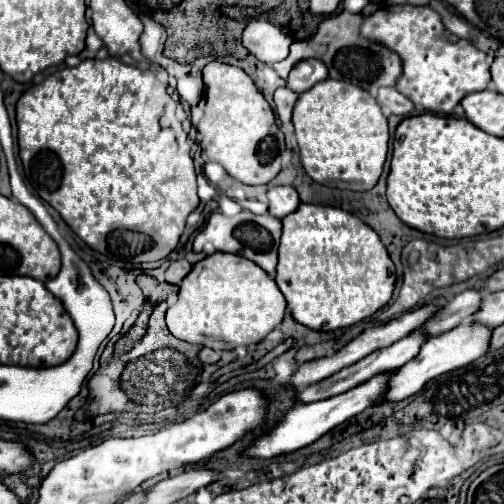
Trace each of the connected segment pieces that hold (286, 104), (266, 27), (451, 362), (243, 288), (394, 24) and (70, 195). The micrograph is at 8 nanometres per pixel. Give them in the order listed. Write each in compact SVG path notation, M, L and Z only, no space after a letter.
M286 86L284 88L278 88L274 92L274 102L276 102L276 112L280 116L280 120L288 122L292 118L292 110L294 110L294 104L298 100L298 94L288 90Z
M250 20L242 36L248 52L266 64L284 60L288 56L288 46L292 44L292 40L292 36L284 34L278 26L266 20Z
M468 320L468 322L462 322L460 326L456 326L454 330L432 336L430 340L424 342L420 354L412 362L408 362L408 364L404 364L402 368L396 370L396 374L390 378L390 388L384 394L384 400L404 400L404 398L416 394L418 390L422 390L422 386L428 380L432 380L432 378L436 378L436 376L440 376L444 372L468 366L476 358L484 356L490 350L492 330L494 328L490 328L490 326L482 326L482 324L476 324L476 322Z
M214 252L194 264L190 274L182 280L178 302L166 310L166 326L172 336L186 340L190 344L202 344L212 350L234 350L236 346L250 346L260 342L268 332L272 332L284 318L286 300L276 286L274 278L264 274L260 266L246 260L240 254Z
M402 4L380 8L364 20L362 36L382 42L404 60L404 74L396 82L396 90L408 96L414 104L420 104L424 110L452 114L466 94L486 90L490 82L486 54L468 40L448 42L444 38L440 14L430 6Z
M106 58L106 60L82 60L74 68L62 68L54 74L50 74L44 82L30 86L18 100L16 104L16 124L18 124L18 146L20 146L20 160L24 166L26 178L30 178L32 188L36 194L46 200L52 208L60 212L60 216L66 220L66 224L94 250L108 254L108 236L114 230L132 230L140 232L150 238L152 246L150 250L144 250L134 256L134 262L152 262L152 260L162 260L166 258L178 244L184 224L188 214L198 206L198 194L196 194L196 172L194 172L194 162L190 156L190 146L186 142L186 132L182 130L178 118L176 118L176 102L170 98L166 92L166 86L150 72L150 70L140 70L136 66L122 64L118 58Z

